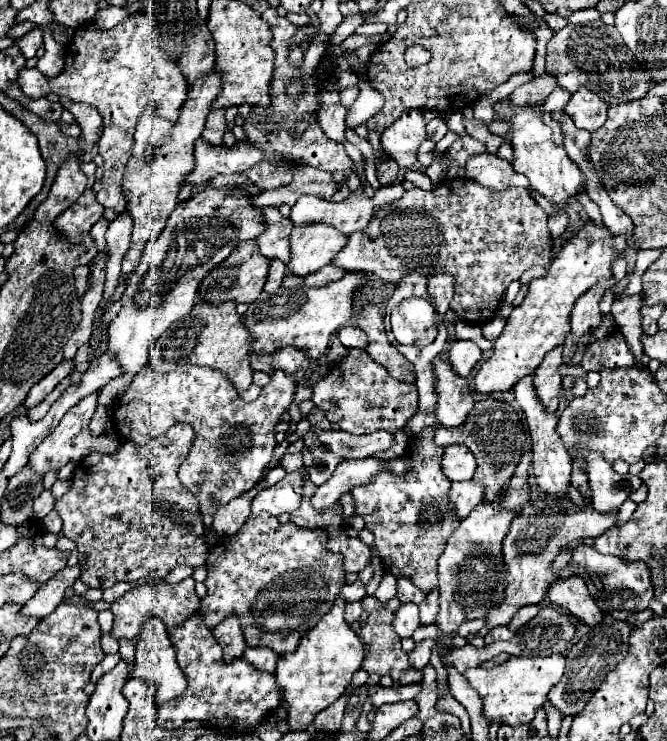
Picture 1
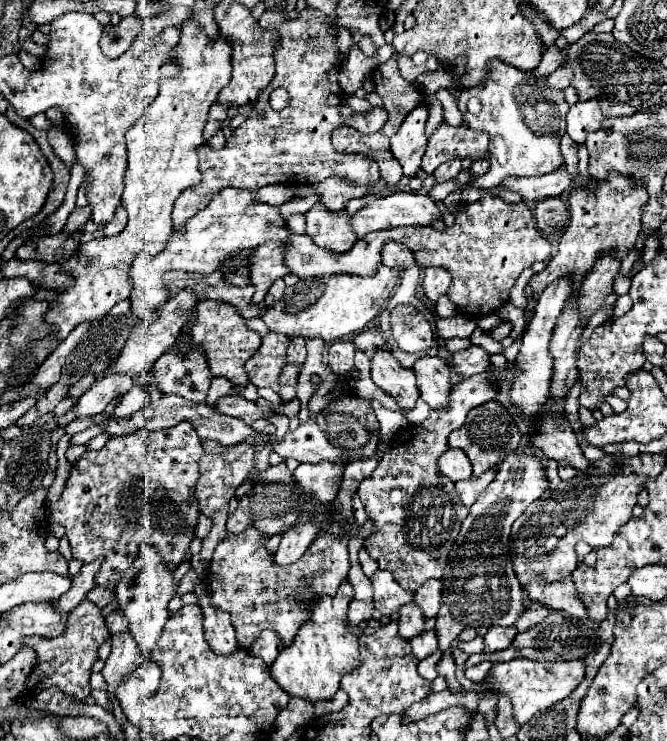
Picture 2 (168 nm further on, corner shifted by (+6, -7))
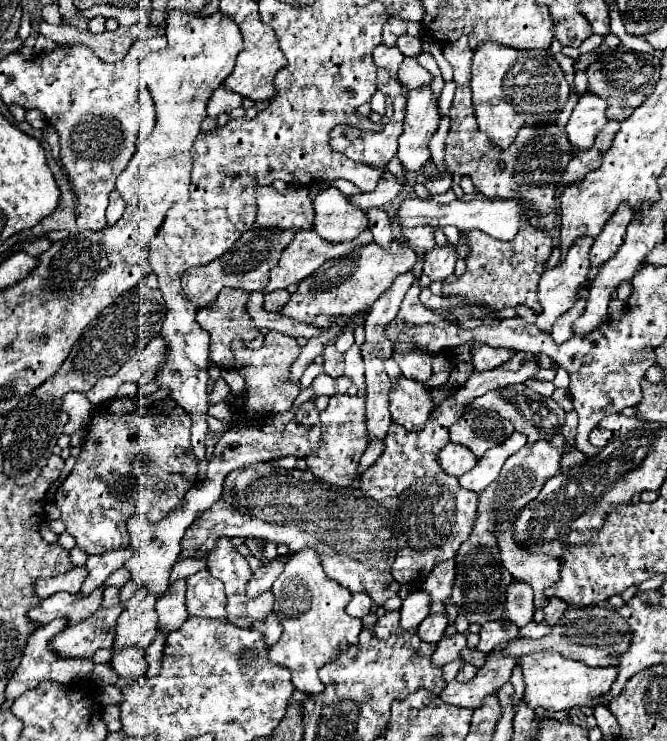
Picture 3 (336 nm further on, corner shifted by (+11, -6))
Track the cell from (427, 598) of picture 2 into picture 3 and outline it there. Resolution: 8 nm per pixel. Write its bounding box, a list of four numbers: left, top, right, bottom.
[421,559,457,601]

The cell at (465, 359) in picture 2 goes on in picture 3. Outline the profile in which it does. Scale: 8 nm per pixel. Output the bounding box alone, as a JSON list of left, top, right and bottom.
[473,343,517,371]

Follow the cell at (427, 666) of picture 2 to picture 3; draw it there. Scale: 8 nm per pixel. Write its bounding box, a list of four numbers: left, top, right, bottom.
[433,633,467,665]

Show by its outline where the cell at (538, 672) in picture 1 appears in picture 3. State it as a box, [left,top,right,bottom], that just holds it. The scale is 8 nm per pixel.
[521,651,617,711]

